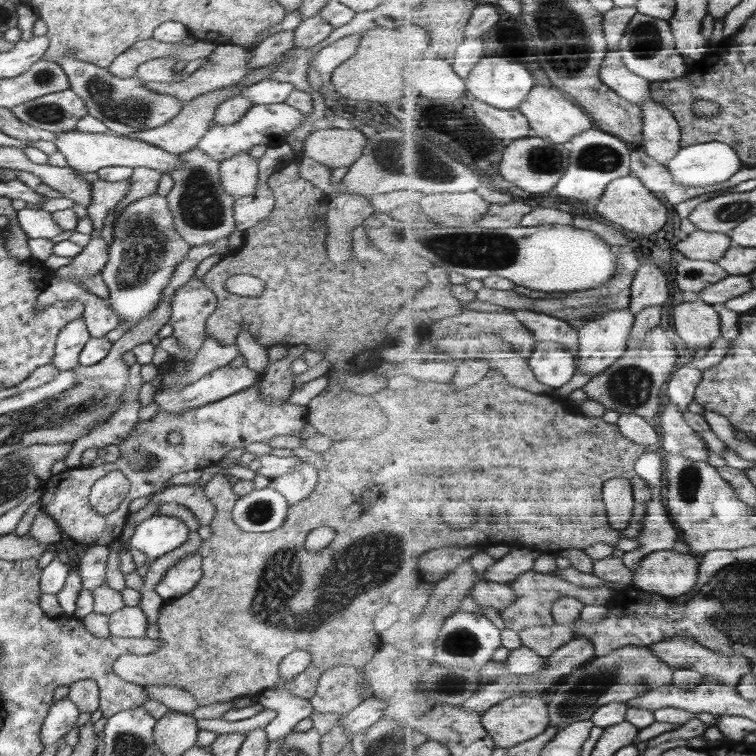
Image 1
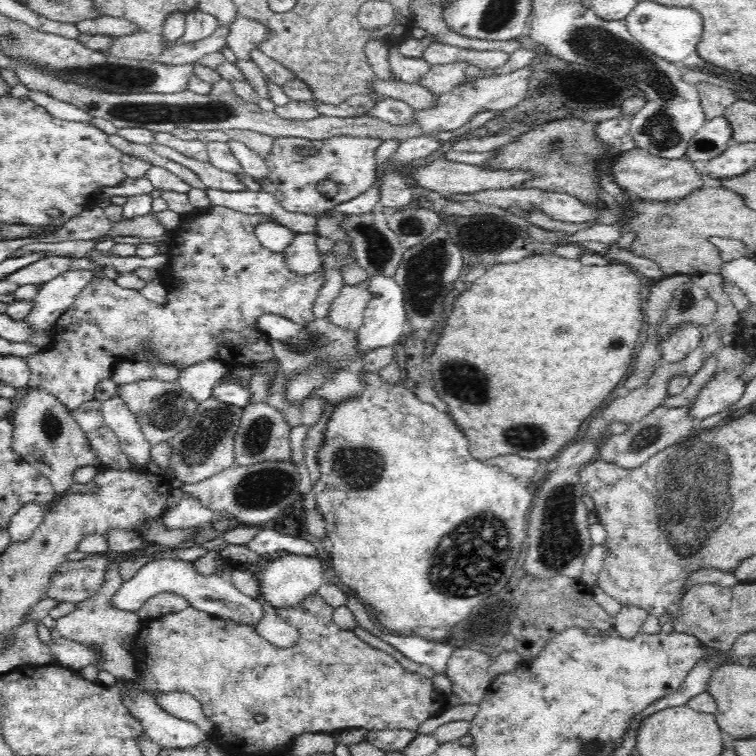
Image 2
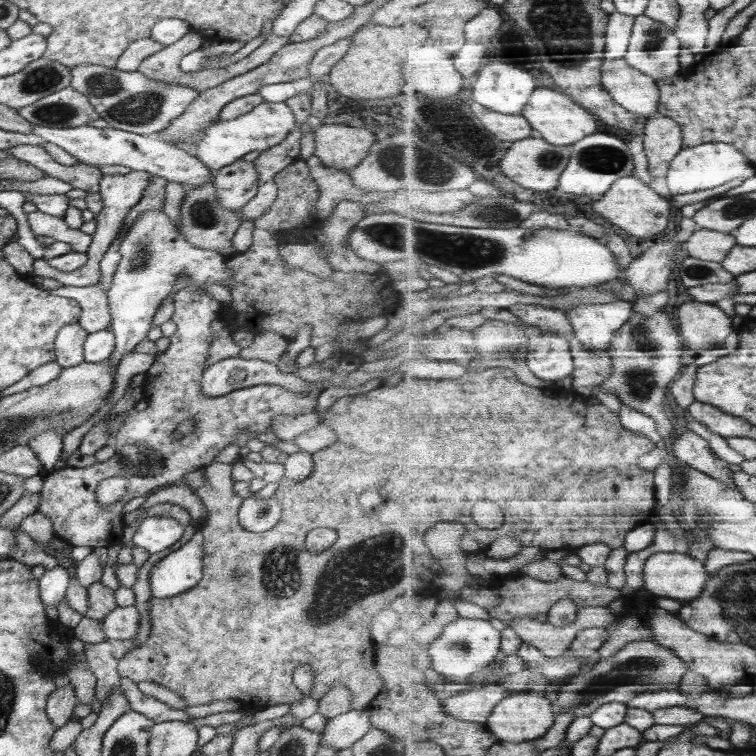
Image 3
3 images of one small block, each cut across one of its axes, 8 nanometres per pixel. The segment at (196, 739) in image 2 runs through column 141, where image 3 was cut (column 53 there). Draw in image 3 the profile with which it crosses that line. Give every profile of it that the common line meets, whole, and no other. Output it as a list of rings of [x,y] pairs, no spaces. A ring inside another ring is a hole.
[[[68,683],[57,687],[47,700],[48,719],[57,727],[65,726],[73,718],[73,711],[78,706],[74,685]]]

